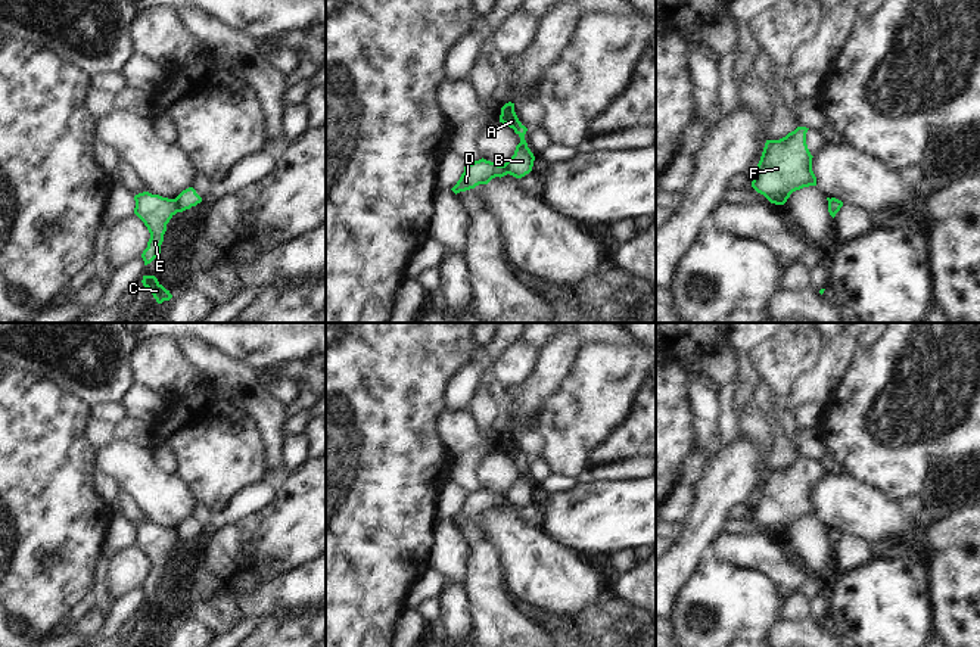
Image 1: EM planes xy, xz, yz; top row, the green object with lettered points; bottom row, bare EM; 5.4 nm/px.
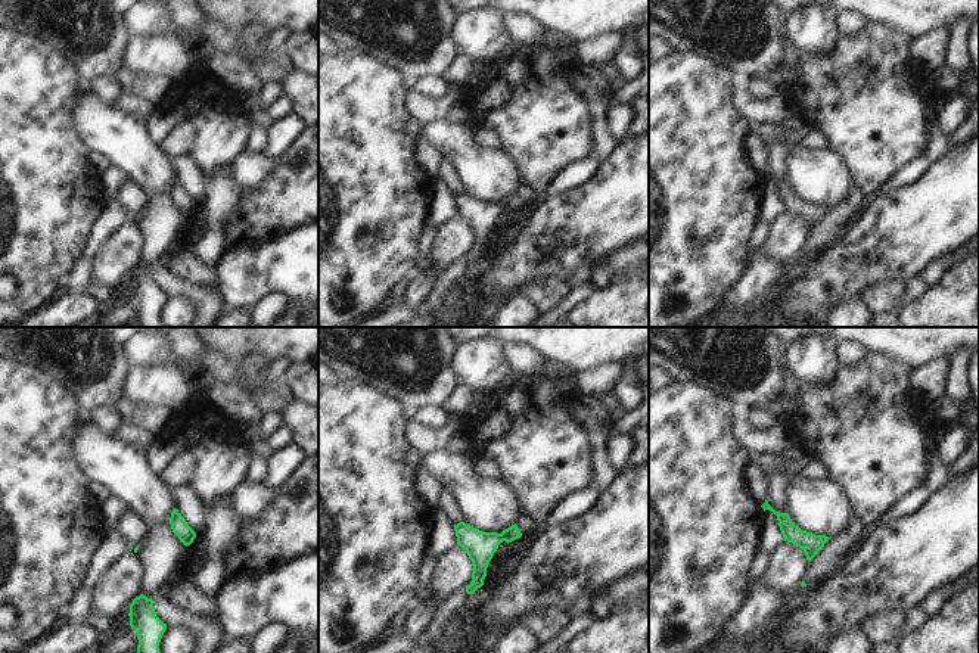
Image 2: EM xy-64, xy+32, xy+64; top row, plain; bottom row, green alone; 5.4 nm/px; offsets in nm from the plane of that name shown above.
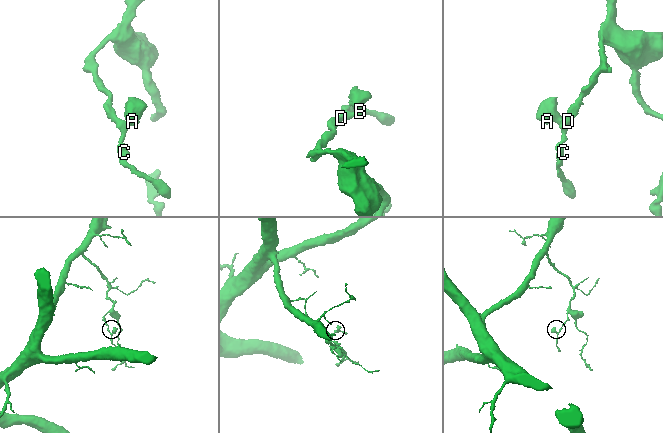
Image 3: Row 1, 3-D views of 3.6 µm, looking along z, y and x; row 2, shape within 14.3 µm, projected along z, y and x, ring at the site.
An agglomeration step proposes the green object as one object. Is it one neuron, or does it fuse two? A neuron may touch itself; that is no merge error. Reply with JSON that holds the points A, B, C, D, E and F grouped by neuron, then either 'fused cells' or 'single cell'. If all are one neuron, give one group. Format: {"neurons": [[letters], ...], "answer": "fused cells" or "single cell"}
{"neurons": [["A", "B", "F"], ["C", "D", "E"]], "answer": "fused cells"}

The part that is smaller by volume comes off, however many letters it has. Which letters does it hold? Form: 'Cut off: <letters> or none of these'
Cut off: A, B, F

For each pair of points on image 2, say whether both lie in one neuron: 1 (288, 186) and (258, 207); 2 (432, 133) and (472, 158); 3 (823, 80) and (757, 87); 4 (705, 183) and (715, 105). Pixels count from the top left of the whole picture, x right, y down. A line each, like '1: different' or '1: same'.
1: same
2: same
3: different
4: same

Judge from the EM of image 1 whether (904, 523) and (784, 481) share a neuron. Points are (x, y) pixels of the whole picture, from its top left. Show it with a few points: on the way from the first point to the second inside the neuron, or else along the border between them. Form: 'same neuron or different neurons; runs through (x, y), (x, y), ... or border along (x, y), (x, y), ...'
different neurons; border along (831, 472), (812, 488), (815, 515)

